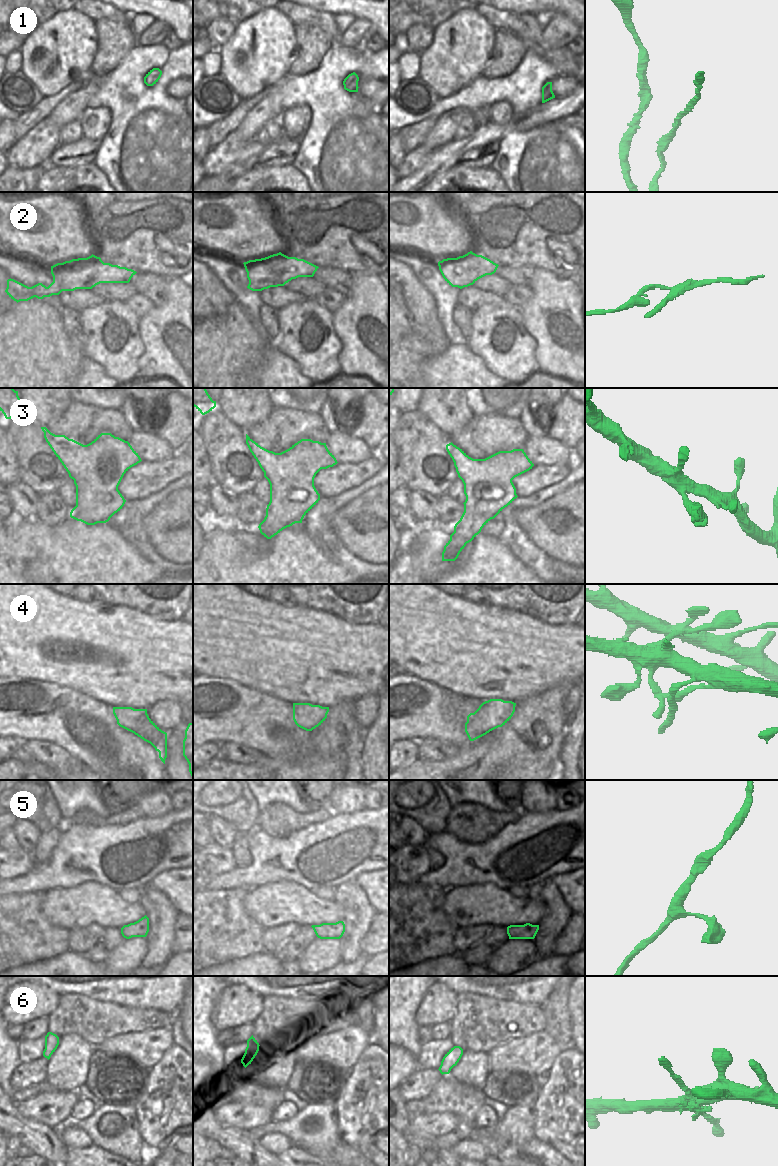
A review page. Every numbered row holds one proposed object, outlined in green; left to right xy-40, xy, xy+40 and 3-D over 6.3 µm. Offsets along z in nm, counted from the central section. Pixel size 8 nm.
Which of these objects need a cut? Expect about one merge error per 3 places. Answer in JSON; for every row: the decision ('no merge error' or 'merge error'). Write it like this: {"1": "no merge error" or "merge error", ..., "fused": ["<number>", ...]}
{"1": "no merge error", "2": "no merge error", "3": "no merge error", "4": "no merge error", "5": "no merge error", "6": "no merge error", "fused": []}

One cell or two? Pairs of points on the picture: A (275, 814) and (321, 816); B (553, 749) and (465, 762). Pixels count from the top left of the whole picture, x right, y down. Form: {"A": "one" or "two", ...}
{"A": "one", "B": "one"}

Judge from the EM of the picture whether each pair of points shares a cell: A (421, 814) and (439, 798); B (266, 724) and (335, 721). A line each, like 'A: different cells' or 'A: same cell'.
A: same cell
B: different cells

